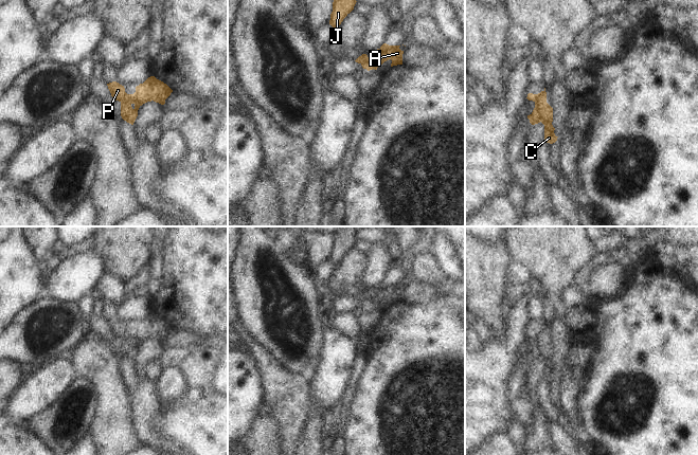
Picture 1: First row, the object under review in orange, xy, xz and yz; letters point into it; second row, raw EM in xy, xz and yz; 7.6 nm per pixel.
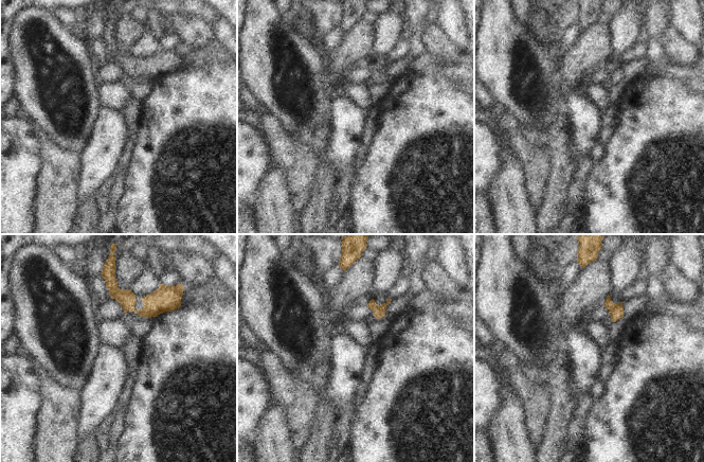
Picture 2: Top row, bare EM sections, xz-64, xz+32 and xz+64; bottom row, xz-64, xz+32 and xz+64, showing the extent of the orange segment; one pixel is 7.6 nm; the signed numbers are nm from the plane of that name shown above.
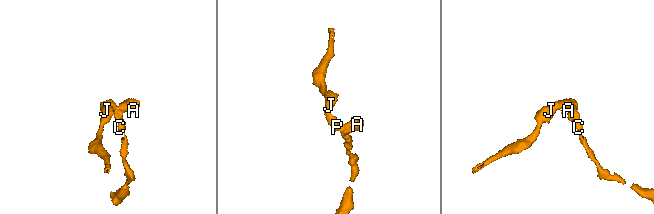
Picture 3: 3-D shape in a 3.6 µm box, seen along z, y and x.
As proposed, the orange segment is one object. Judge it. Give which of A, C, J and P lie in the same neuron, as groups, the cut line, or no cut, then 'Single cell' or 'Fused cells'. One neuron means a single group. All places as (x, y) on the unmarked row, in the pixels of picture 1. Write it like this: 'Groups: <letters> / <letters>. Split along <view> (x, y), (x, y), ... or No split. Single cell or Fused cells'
Groups: A J P / C. Split along xy (121, 339), (135, 339), (140, 342). Fused cells.

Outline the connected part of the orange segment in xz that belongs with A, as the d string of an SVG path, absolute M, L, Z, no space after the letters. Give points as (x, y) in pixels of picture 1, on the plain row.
M383 280L379 286L369 294L366 291L362 291L355 298L360 301L363 306L377 307L377 305L384 298L391 296L391 304L402 302L404 288L399 286L400 283L389 283Z

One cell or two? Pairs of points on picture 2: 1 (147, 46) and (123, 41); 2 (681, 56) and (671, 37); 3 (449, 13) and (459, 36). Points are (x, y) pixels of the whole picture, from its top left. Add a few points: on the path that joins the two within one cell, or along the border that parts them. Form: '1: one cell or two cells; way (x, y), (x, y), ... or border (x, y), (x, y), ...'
1: two cells; border (145, 31), (129, 51)
2: one cell; way (681, 52), (671, 41)
3: one cell; way (449, 18), (456, 31)

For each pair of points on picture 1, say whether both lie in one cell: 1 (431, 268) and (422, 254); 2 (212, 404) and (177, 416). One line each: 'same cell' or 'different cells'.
1: same cell
2: same cell

